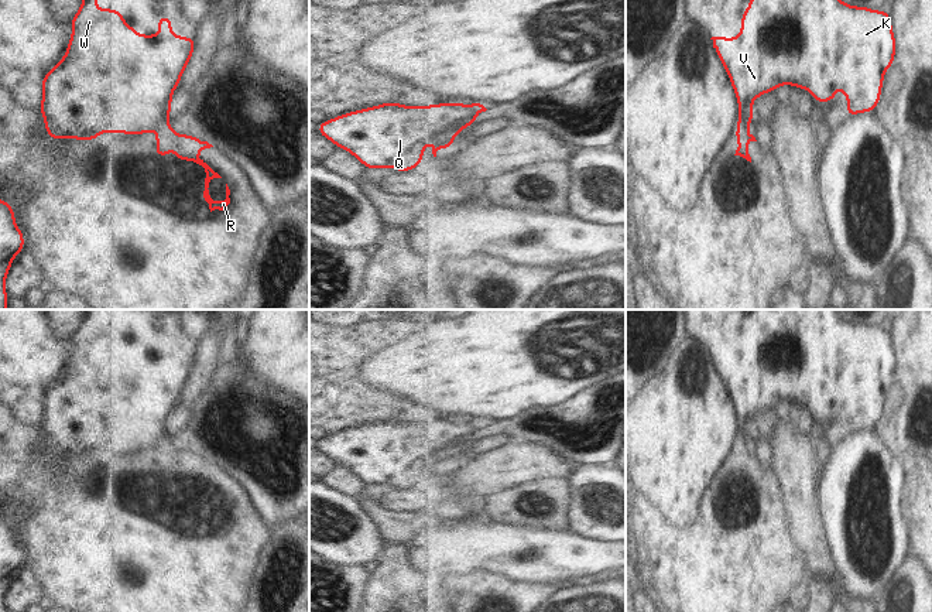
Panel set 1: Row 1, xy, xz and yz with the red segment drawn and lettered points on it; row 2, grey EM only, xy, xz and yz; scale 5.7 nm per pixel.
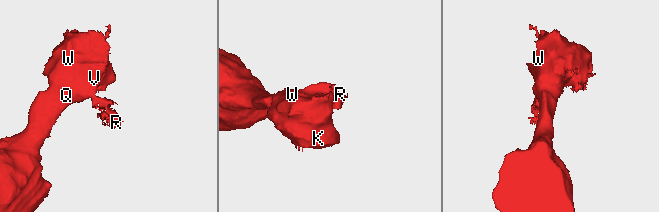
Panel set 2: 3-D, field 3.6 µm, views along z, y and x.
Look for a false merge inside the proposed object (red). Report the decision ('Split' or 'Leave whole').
Split.

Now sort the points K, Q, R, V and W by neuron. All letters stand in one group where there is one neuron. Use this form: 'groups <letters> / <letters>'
groups K Q V W / R

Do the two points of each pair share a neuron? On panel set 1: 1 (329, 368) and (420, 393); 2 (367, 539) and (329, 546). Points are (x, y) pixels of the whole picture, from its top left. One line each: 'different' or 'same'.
1: different
2: same

